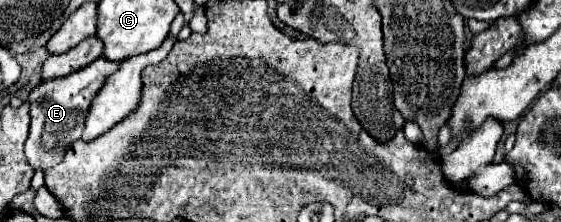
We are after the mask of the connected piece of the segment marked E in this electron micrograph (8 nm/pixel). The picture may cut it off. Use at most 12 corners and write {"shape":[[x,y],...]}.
{"shape":[[96,59],[30,93],[26,161],[56,167],[82,137],[94,91],[120,63]]}

